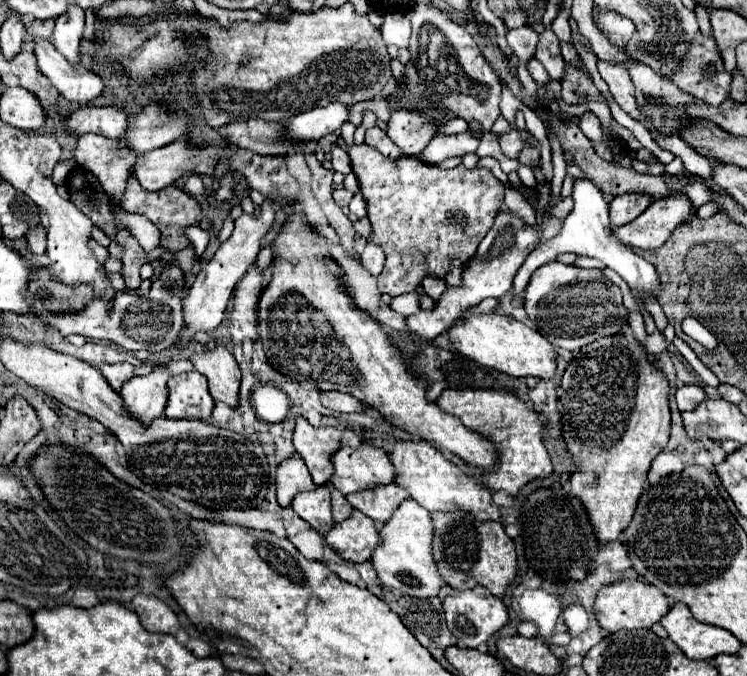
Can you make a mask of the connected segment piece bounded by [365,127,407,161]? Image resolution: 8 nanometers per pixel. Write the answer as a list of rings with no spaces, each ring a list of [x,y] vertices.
[[[377,127],[369,129],[369,135],[367,135],[365,141],[367,141],[371,147],[375,147],[377,151],[381,151],[381,153],[383,153],[387,159],[391,159],[391,161],[395,161],[395,159],[407,155],[405,151],[401,151],[401,149],[385,135],[385,131],[381,131],[381,129],[377,129]]]

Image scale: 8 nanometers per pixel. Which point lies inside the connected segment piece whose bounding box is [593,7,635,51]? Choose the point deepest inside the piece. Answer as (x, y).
(617, 29)

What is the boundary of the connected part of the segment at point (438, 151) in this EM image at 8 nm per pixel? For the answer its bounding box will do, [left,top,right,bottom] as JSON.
[423,131,479,163]

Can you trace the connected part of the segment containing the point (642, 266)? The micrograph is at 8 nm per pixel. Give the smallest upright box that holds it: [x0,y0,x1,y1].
[513,177,661,299]

